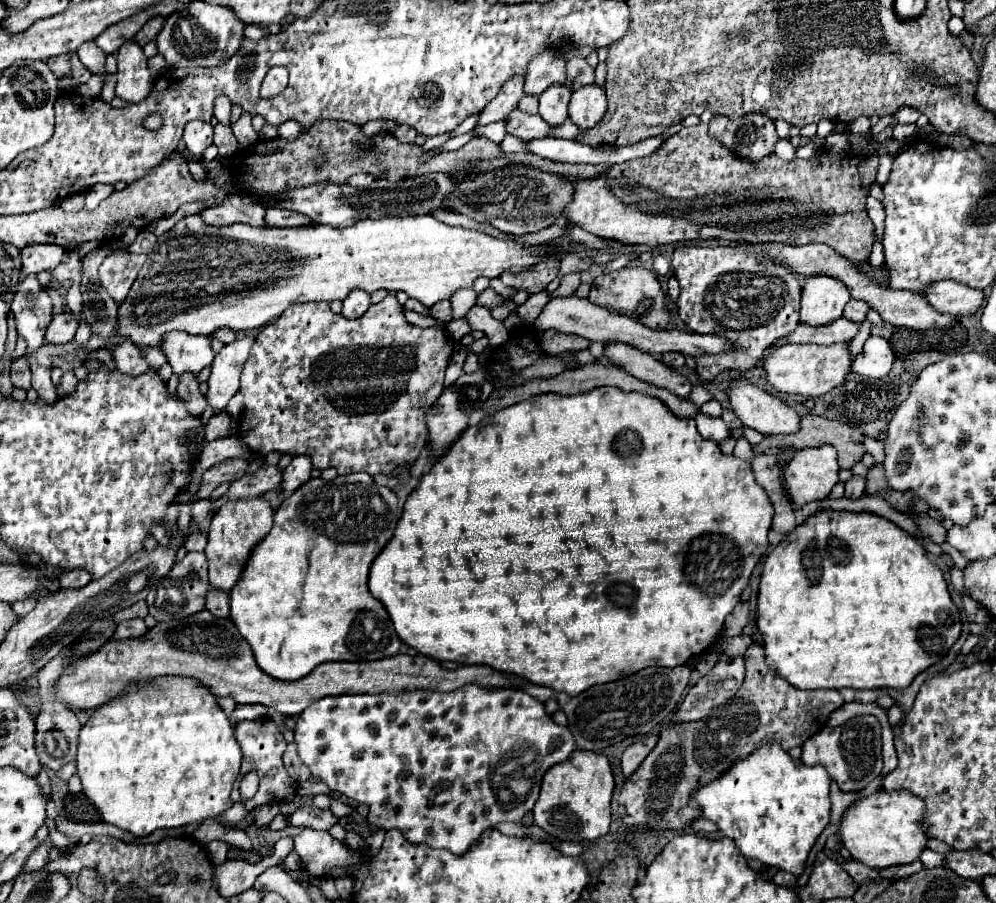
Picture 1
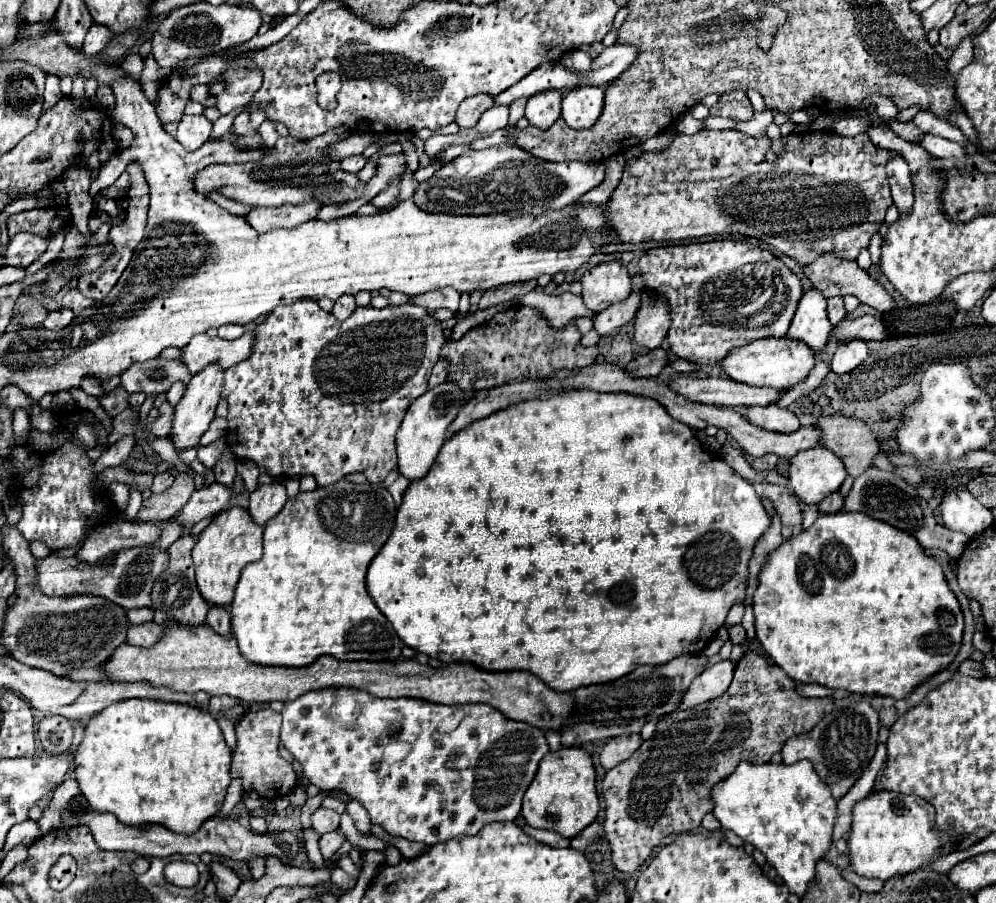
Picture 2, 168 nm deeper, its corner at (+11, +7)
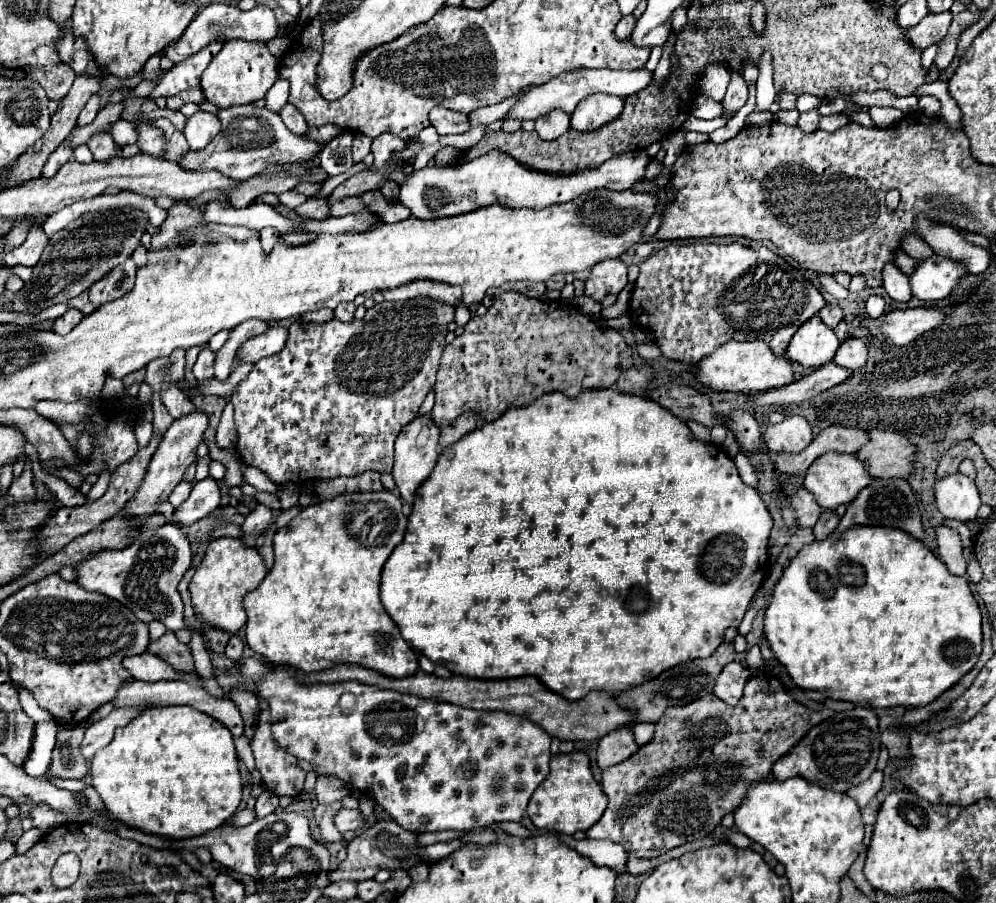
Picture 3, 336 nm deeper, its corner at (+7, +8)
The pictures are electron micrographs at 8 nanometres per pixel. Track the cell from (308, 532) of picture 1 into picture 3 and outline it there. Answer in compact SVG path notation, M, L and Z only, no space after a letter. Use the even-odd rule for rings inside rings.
M392 491L340 495L332 501L316 503L316 505L302 509L290 521L290 525L276 531L276 535L274 535L274 567L268 571L266 579L254 591L250 591L244 597L244 609L248 613L248 621L246 621L246 643L248 643L248 647L276 667L292 667L292 669L298 669L304 673L320 673L320 671L332 669L340 663L348 663L348 665L360 665L366 669L374 669L380 675L390 677L390 679L402 679L402 677L414 675L418 671L418 653L414 649L410 651L410 645L402 639L398 625L392 621L392 617L386 613L386 609L380 601L380 589L378 589L382 567L384 567L386 559L392 555L392 551L396 549L396 545L402 543L404 533L406 533L406 515L402 513L402 501Z

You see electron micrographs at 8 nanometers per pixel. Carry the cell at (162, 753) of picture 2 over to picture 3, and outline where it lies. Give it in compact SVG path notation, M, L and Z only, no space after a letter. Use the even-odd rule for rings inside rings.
M184 705L152 707L124 729L118 729L112 743L94 755L90 771L94 789L118 821L142 833L168 837L174 841L200 837L224 825L242 801L238 755L230 731L210 715Z

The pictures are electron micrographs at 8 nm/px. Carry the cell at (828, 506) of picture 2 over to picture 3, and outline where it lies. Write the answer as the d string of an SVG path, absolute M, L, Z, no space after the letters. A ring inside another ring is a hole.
M826 509L826 511L824 511L824 515L820 517L820 521L818 521L818 523L816 523L816 527L814 527L814 537L816 537L816 541L826 539L826 537L836 529L838 521L840 521L840 519L838 519L836 511Z

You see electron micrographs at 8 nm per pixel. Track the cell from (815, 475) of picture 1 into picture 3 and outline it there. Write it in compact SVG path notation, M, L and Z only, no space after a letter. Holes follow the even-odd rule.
M824 453L806 473L804 479L804 487L816 497L818 505L822 507L830 507L836 509L838 505L848 505L852 503L852 499L856 499L856 495L868 487L868 483L872 481L872 477L868 475L864 463L860 463L860 459L856 455L842 455L842 453Z

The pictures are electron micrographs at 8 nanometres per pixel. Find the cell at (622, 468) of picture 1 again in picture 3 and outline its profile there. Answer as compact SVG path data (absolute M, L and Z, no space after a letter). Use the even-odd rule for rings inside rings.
M614 389L584 391L574 399L556 391L556 393L542 395L540 399L534 399L526 407L508 407L506 413L500 419L496 419L492 423L486 423L484 427L464 435L458 443L454 443L452 447L446 447L442 451L432 475L420 485L420 491L416 493L416 499L414 499L414 505L412 505L412 513L408 517L408 527L406 527L404 541L394 549L394 553L388 557L388 561L384 565L380 597L382 597L382 603L384 603L386 611L396 621L396 625L400 627L402 637L410 643L410 647L416 649L418 653L426 655L430 661L434 661L438 665L444 665L454 675L464 675L464 677L470 677L470 679L510 679L510 677L532 675L532 677L538 677L550 691L556 691L558 695L564 695L564 699L568 699L568 701L576 701L576 699L582 699L584 695L588 695L588 691L594 691L594 689L602 689L602 691L610 691L610 693L626 691L628 687L634 687L634 685L646 683L648 679L654 679L656 675L660 675L662 671L666 671L666 669L670 669L670 667L674 667L678 663L712 655L712 651L716 651L716 647L722 643L724 631L726 629L738 629L738 625L742 623L742 617L744 617L754 593L762 585L762 579L766 578L769 561L770 529L772 529L772 517L770 517L762 497L758 495L758 491L754 487L748 487L748 485L742 483L734 461L720 447L716 447L714 443L706 445L704 441L694 439L694 435L688 429L688 425L682 419L678 419L676 415L672 415L668 409L660 407L660 403L656 403L656 401L652 401L648 397L640 397L640 395L624 395L624 393L614 391Z

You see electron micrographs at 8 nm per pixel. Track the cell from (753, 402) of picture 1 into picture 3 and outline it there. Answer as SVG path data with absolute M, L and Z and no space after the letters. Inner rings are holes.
M786 417L782 423L778 425L768 425L764 441L766 447L774 453L790 453L796 455L800 451L804 451L804 447L808 447L808 443L812 443L814 433L812 427L808 425L808 421L804 417Z

